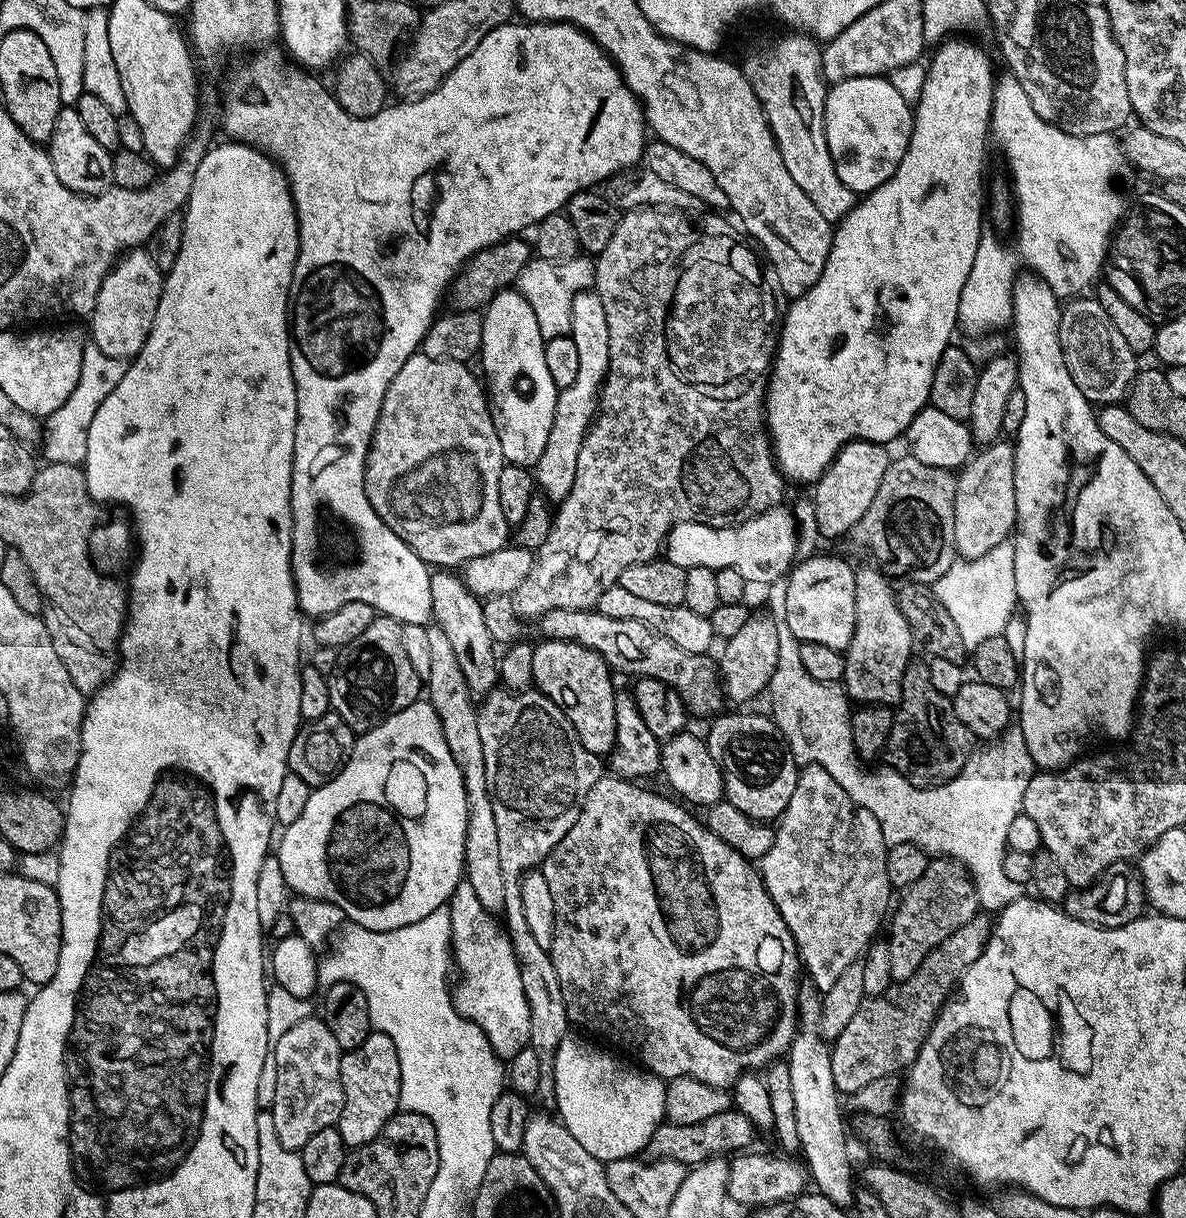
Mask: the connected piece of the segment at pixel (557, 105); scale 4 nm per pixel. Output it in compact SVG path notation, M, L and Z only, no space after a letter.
M509 22L498 25L470 51L452 73L430 94L413 99L411 102L393 103L385 106L370 118L354 118L342 110L331 91L324 89L319 75L287 62L279 47L268 46L251 53L249 60L236 64L232 73L224 80L224 128L233 141L258 148L271 156L288 177L292 190L292 201L296 203L296 221L300 227L300 253L294 266L292 284L288 288L290 301L290 323L288 325L288 353L292 363L292 377L296 383L298 414L296 415L296 437L292 455L292 573L296 582L296 597L301 613L308 618L319 618L346 606L346 602L366 602L377 613L406 624L427 625L432 620L430 602L430 578L432 572L412 547L370 506L364 485L364 459L372 444L372 431L378 420L382 398L406 358L417 355L424 343L428 327L438 315L436 303L445 299L448 286L456 273L479 254L483 248L527 233L535 229L542 218L557 215L567 205L568 199L581 190L592 190L603 185L605 180L618 172L631 169L641 163L646 139L646 121L638 97L624 84L611 56L592 39L588 33L567 22Z

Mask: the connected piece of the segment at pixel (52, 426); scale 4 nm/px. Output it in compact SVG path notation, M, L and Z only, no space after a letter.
M85 343L78 385L75 386L63 406L52 412L46 420L46 431L43 433L42 441L44 440L46 456L44 458L49 463L81 465L84 462L90 423L94 420L94 414L97 413L98 406L105 401L106 395L118 386L128 365L129 363L125 360L111 358L110 355L104 354L96 344Z

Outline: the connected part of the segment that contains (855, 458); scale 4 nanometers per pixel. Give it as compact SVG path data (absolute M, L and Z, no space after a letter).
M851 440L844 449L832 459L832 465L828 467L816 481L814 491L810 496L816 515L816 530L821 537L840 536L847 537L853 526L870 510L870 502L874 502L874 494L878 494L878 482L882 482L882 474L886 474L890 463L889 449L883 444L875 444L869 440Z

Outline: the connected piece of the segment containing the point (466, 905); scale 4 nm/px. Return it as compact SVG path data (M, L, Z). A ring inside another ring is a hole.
M462 882L454 890L446 907L450 914L450 934L452 935L450 956L454 961L455 971L456 968L460 971L460 977L457 980L455 977L454 987L451 989L452 1005L460 1017L464 1020L472 1020L478 1025L497 1057L510 1058L529 1043L528 1023L530 1022L526 994L522 990L520 964L516 961L516 952L512 948L512 942L508 938L507 931L499 923L496 925L492 921L495 919L484 909L482 902L478 902L474 894L474 886Z

